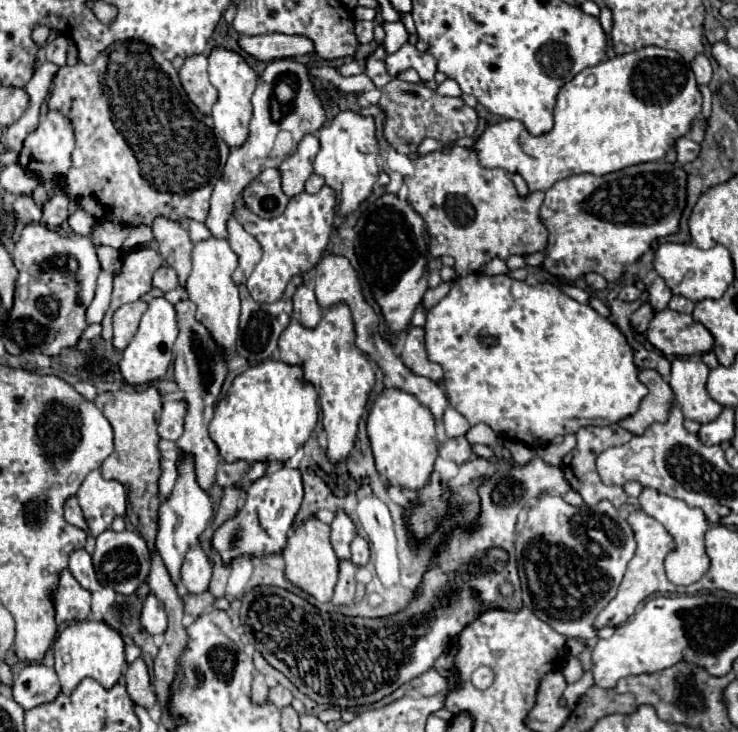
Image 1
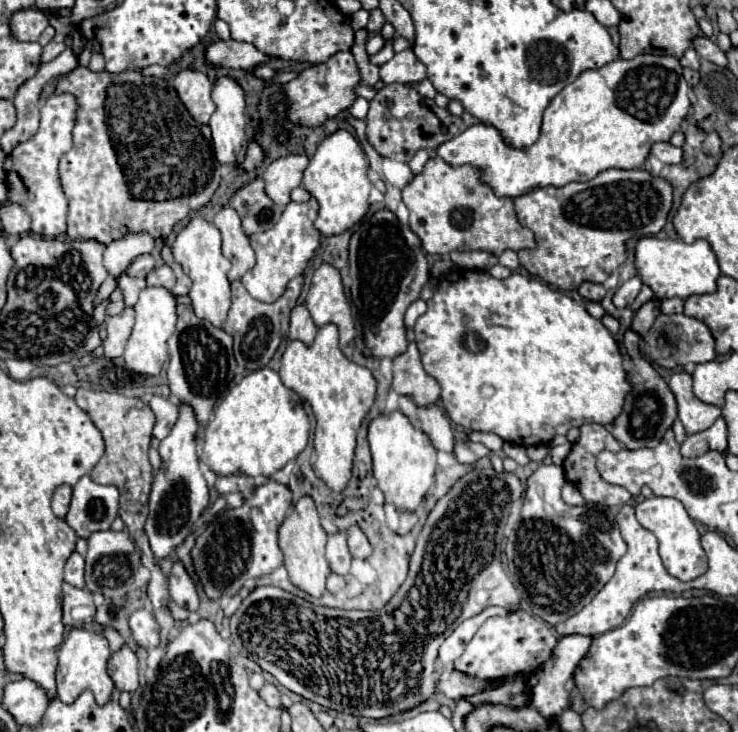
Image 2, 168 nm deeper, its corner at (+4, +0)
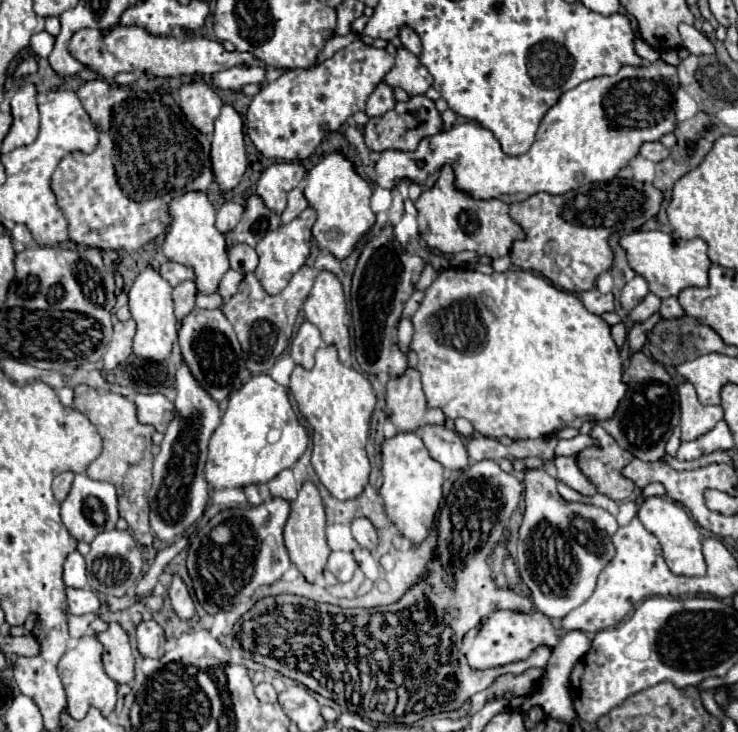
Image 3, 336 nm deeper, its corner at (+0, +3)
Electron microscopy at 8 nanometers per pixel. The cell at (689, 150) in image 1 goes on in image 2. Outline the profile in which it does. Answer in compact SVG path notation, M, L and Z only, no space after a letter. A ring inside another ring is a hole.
M654 143L652 155L656 155L662 163L682 163L682 149L670 143Z

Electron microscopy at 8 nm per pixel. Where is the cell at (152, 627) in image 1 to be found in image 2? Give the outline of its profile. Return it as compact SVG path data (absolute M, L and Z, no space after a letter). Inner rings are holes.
M138 609L130 617L130 629L132 637L138 645L146 649L154 649L160 643L160 625L156 623L150 609Z

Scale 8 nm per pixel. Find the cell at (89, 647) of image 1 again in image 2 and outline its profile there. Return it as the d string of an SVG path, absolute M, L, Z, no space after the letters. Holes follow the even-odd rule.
M72 629L58 651L58 669L56 669L58 699L62 703L72 703L84 689L92 689L96 703L100 703L100 705L108 703L108 699L112 698L114 689L118 691L112 677L108 675L110 655L112 655L112 651L110 651L108 639L104 635L92 633L86 629Z

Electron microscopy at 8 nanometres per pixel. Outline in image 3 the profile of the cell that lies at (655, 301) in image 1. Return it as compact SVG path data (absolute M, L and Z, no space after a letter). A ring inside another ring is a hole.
M634 324L634 328L630 330L628 334L628 346L630 346L630 356L640 352L646 344L646 338L648 338L648 324Z

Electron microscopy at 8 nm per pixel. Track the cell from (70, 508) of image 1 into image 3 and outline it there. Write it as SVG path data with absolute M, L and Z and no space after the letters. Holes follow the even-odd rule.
M68 470L68 472L62 472L62 474L58 474L58 476L54 478L54 482L52 482L52 492L54 492L54 498L56 498L58 502L62 502L64 496L68 496L70 486L72 486L72 480L74 480L74 474L72 474L70 470Z

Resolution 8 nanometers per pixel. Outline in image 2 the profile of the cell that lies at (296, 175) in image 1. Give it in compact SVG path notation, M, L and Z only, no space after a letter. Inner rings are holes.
M286 155L264 169L262 177L266 181L266 191L274 203L286 205L290 201L290 191L302 185L302 173L308 161L308 155Z

